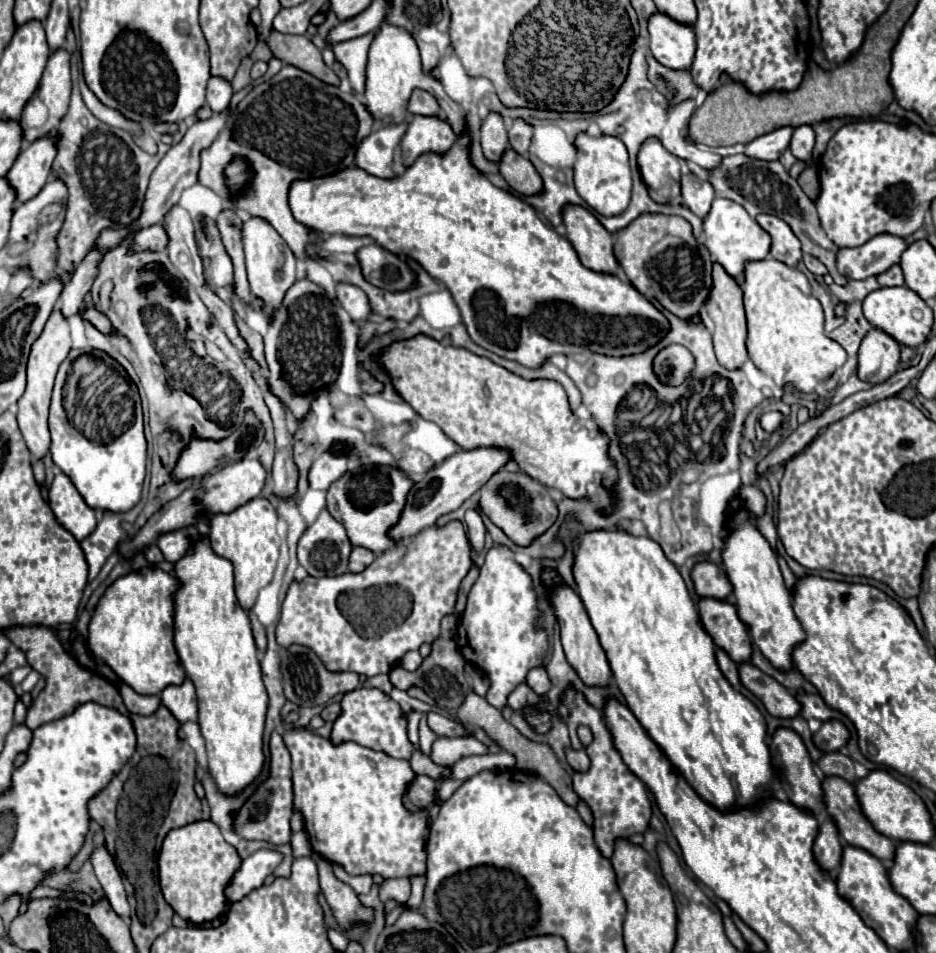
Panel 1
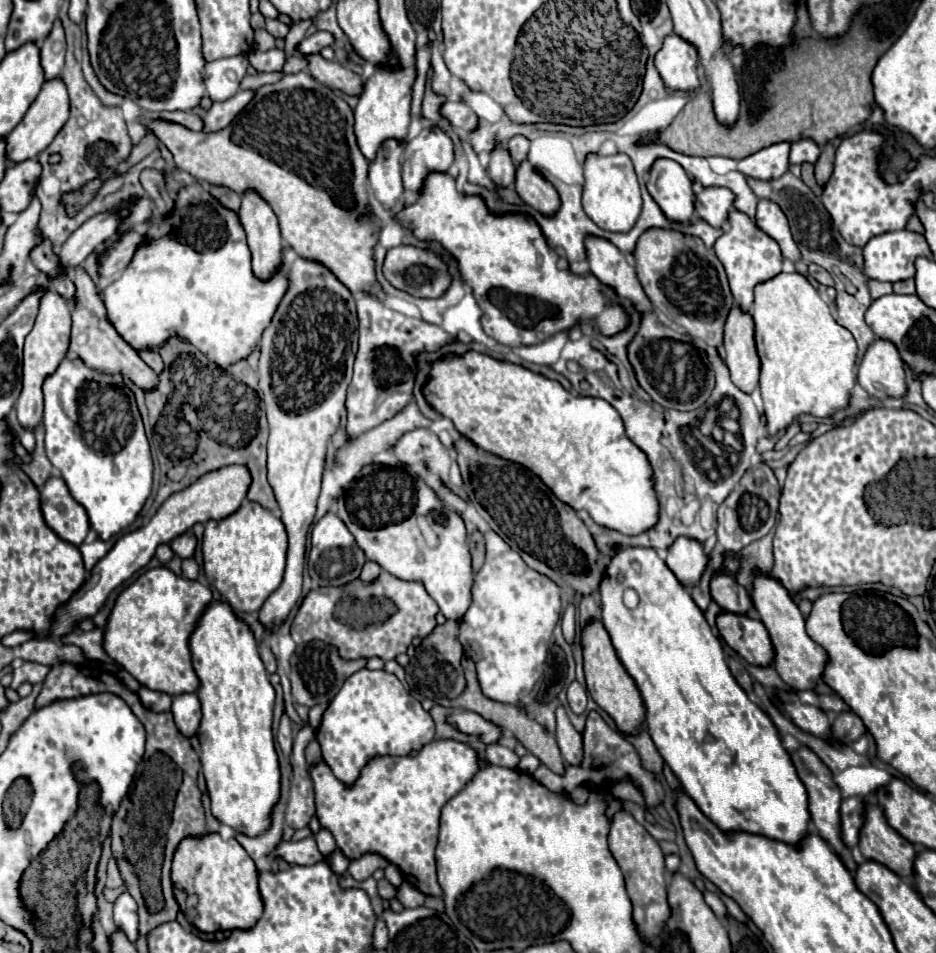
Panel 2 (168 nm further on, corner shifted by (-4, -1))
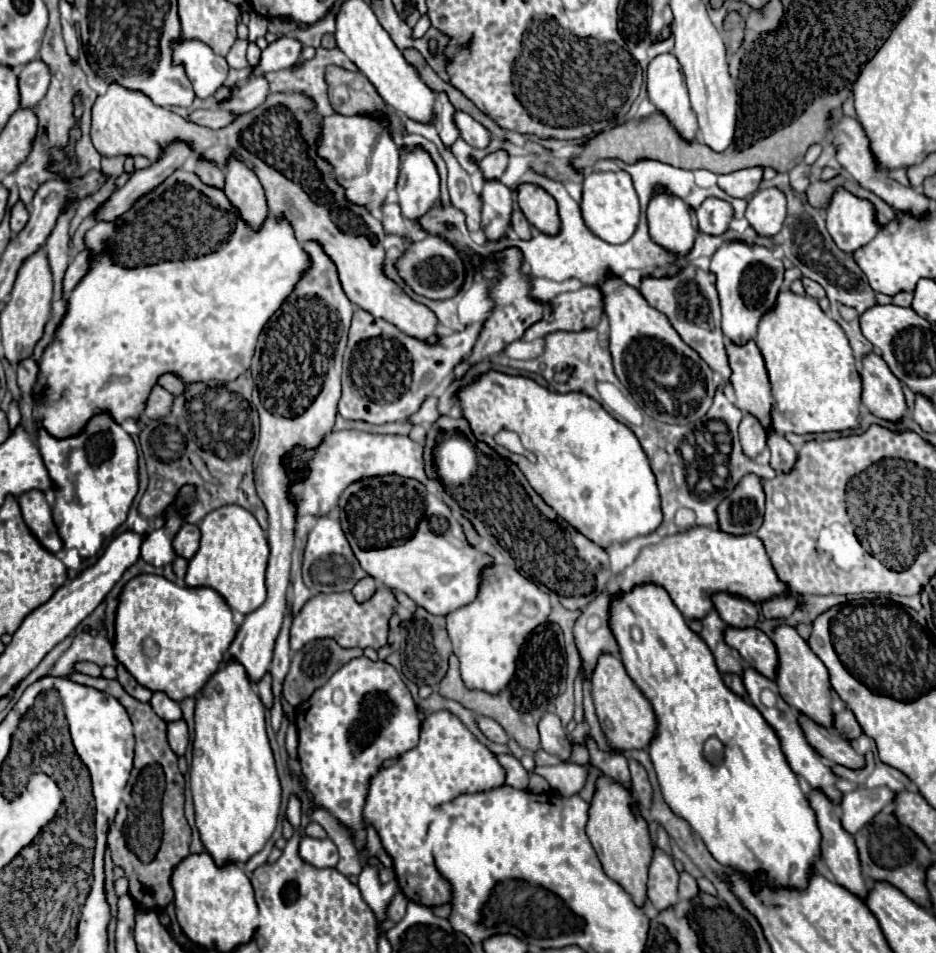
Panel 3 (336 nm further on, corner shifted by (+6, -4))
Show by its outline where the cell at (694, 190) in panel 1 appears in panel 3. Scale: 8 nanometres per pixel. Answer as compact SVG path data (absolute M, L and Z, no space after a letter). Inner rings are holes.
M706 198L696 208L698 228L704 234L724 234L728 230L732 214L734 214L734 210L732 210L732 206L726 200Z

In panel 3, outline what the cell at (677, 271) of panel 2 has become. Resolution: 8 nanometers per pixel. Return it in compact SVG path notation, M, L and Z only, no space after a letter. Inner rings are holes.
M686 264L674 276L660 276L660 278L654 278L650 274L642 276L638 290L652 308L660 310L670 320L674 330L690 348L694 348L712 370L720 372L724 380L728 380L730 366L726 360L724 334L720 328L720 302L716 292L716 276L698 266Z

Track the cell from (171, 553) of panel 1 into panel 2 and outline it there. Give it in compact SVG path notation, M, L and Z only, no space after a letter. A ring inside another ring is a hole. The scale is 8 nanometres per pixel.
M190 529L184 531L182 535L178 535L174 541L170 541L170 547L174 549L174 553L178 557L182 557L182 559L192 557L194 551L196 551L196 545L198 545L198 539L196 539L196 535Z

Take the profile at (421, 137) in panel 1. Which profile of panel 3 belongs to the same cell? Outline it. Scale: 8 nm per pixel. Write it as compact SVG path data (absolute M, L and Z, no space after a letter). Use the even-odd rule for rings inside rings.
M414 146L400 162L396 190L402 214L412 222L428 212L434 200L440 198L438 168L422 146Z

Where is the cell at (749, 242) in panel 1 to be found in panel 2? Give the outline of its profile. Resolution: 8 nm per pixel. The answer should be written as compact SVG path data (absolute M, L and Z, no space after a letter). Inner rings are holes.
M732 209L728 221L730 221L730 231L724 233L716 241L714 251L726 269L736 305L744 313L748 313L754 303L754 287L758 283L770 281L772 277L776 277L782 271L782 253L780 253L780 247L776 245L776 241L772 237L768 237L764 231L760 231L748 215Z

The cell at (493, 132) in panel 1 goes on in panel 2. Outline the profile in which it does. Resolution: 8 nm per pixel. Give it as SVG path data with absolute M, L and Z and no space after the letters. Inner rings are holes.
M494 149L490 155L490 169L488 169L490 179L498 189L510 187L516 181L516 165L512 157L508 155L506 149Z

